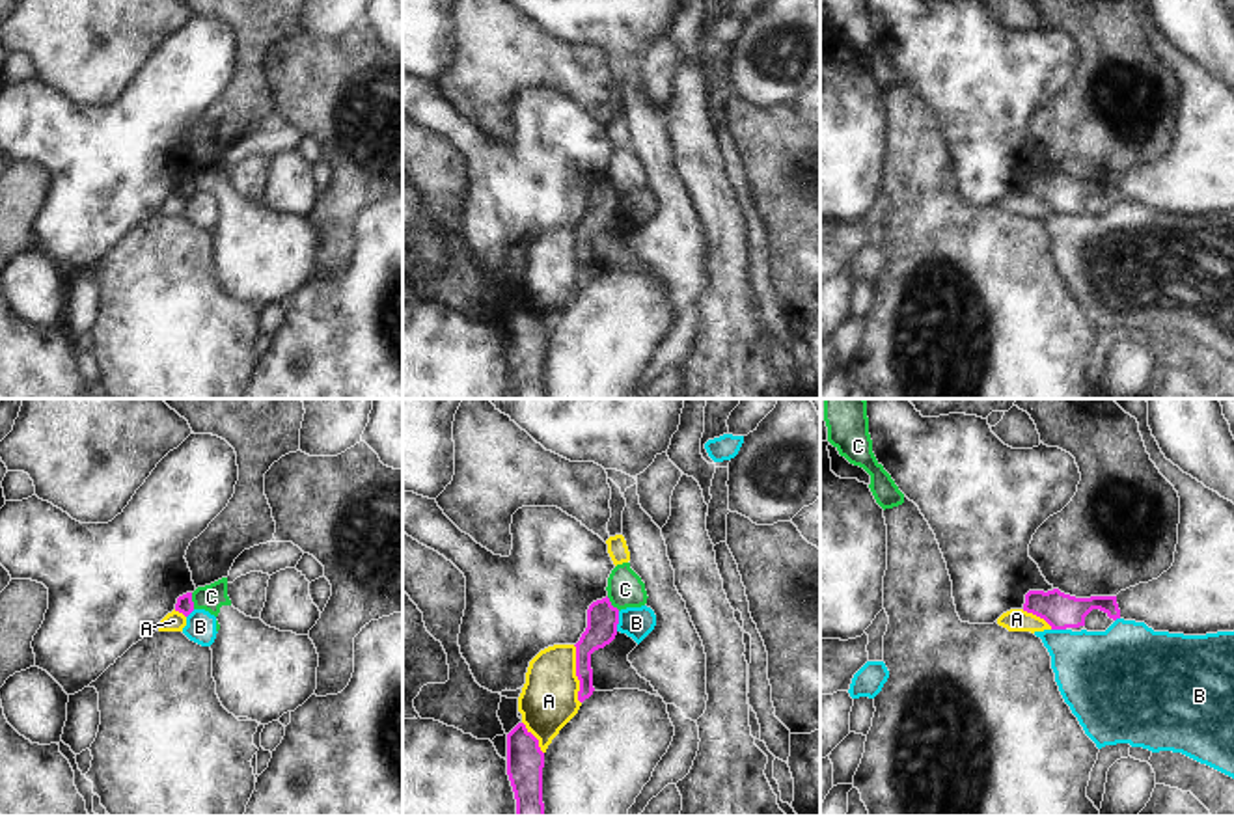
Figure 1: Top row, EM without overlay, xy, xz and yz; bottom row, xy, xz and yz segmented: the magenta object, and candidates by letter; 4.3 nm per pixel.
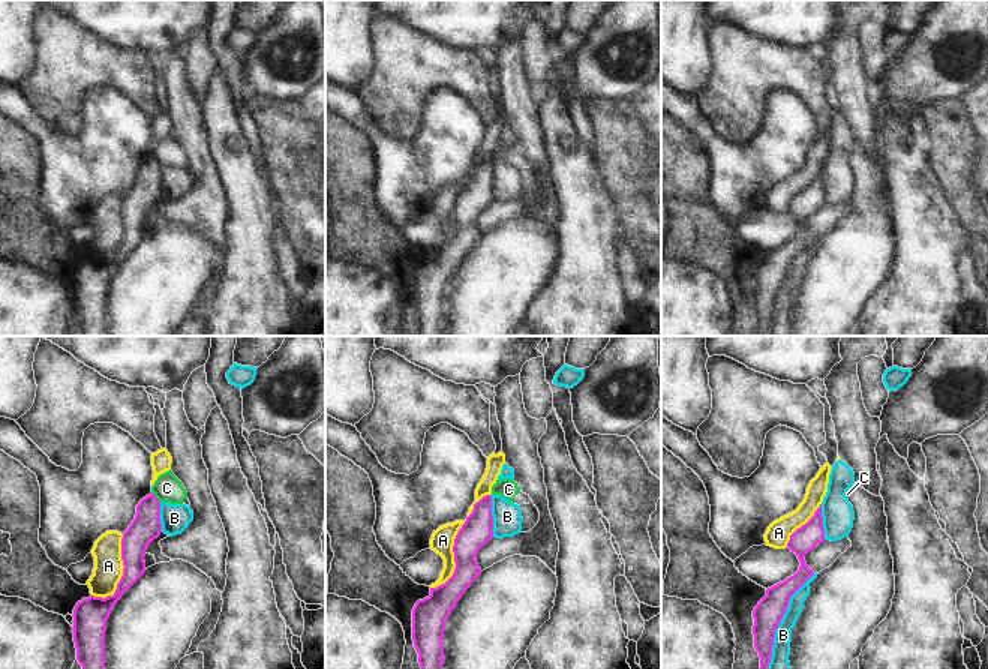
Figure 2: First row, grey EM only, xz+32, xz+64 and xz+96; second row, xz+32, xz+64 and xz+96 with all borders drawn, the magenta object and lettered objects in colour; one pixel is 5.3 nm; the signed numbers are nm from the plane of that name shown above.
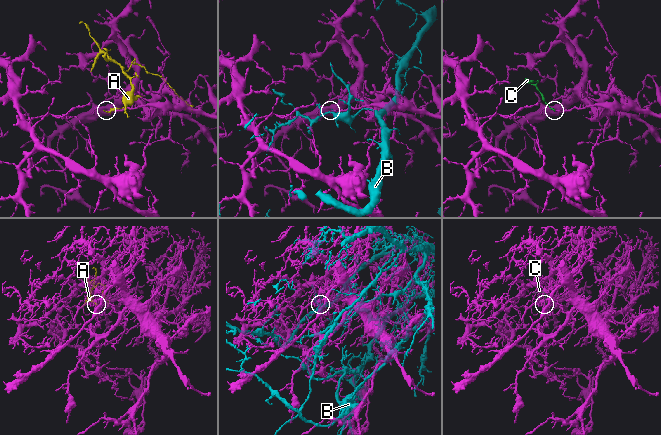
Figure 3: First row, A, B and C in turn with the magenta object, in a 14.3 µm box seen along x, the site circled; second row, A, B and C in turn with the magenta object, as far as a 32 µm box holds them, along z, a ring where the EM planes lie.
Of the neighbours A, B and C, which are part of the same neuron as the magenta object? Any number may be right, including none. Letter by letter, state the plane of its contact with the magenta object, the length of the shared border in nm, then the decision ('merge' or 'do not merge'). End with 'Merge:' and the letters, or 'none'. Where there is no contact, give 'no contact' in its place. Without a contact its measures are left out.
A: xz | 260 nm | do not merge
B: xz | 90 nm | do not merge
C: xy | 70 nm | do not merge
Merge: none

